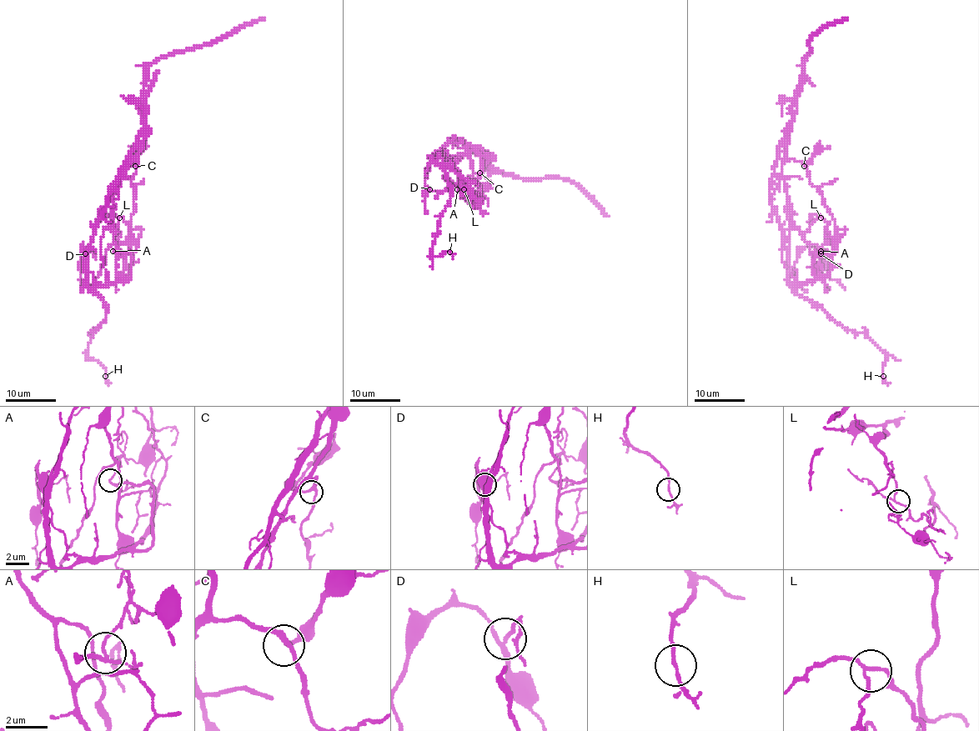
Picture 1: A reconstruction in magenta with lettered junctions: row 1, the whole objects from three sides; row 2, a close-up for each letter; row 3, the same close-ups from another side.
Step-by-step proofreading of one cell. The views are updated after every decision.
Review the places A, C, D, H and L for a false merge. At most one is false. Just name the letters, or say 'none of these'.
A

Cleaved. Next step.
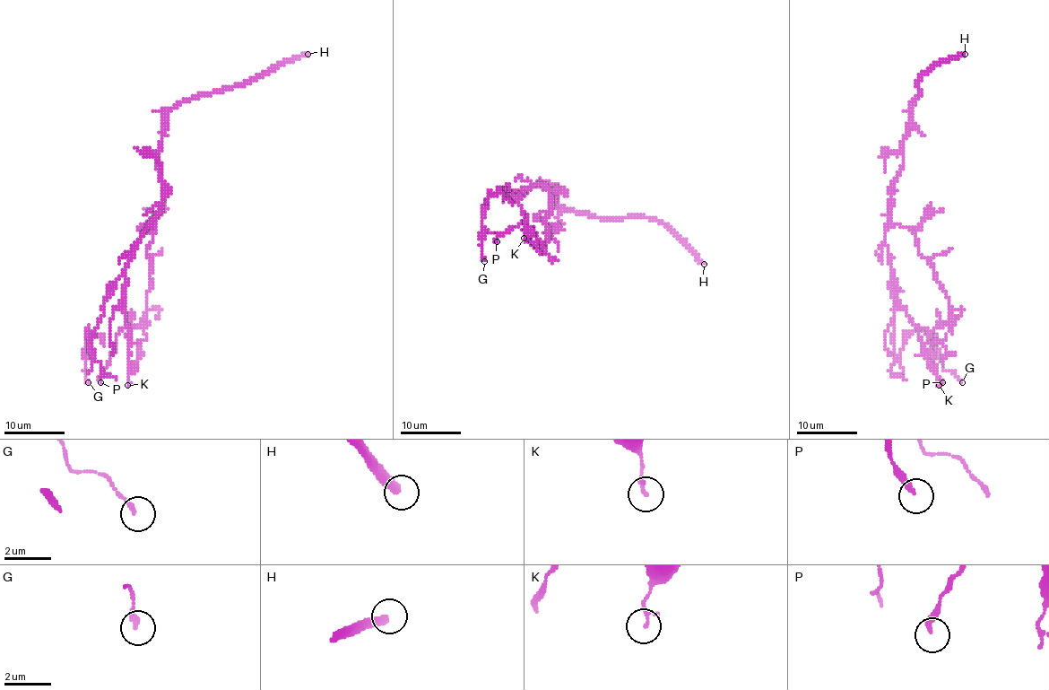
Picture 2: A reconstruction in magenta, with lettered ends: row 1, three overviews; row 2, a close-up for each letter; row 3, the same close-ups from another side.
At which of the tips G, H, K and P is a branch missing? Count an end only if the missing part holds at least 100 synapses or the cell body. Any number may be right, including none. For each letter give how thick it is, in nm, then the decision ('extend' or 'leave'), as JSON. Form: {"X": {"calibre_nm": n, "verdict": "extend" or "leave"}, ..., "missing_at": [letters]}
{"G": {"calibre_nm": 200, "verdict": "leave"}, "H": {"calibre_nm": 320, "verdict": "extend"}, "K": {"calibre_nm": 160, "verdict": "leave"}, "P": {"calibre_nm": 240, "verdict": "leave"}, "missing_at": ["H"]}

